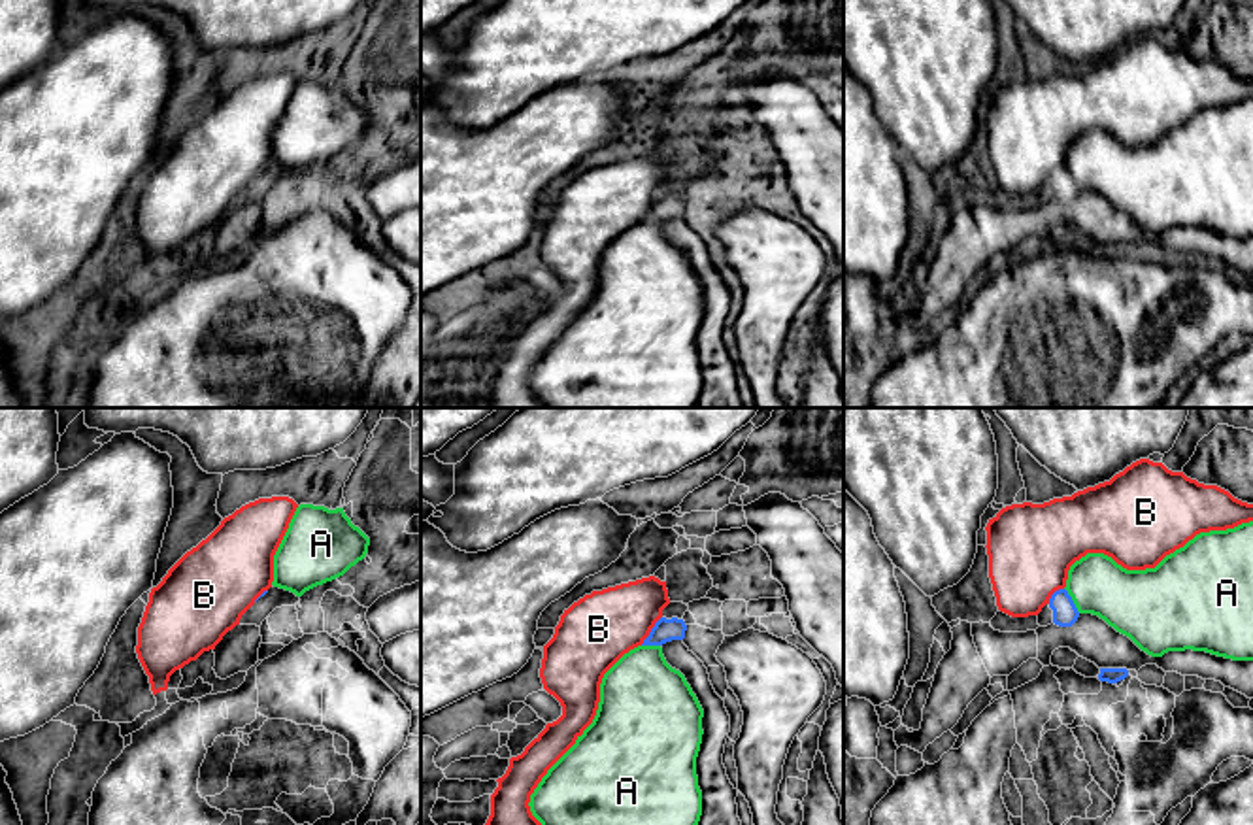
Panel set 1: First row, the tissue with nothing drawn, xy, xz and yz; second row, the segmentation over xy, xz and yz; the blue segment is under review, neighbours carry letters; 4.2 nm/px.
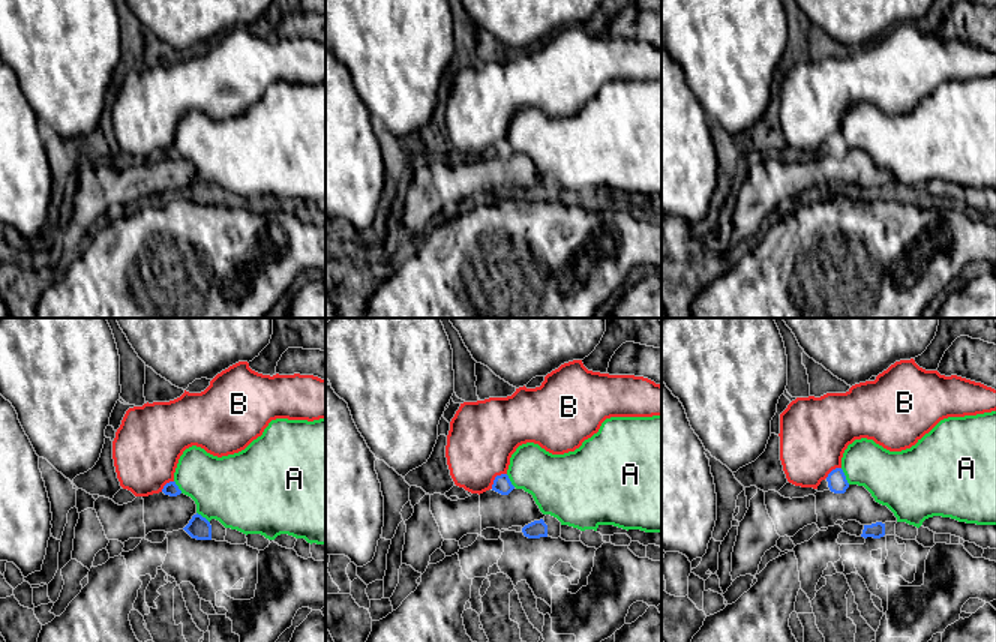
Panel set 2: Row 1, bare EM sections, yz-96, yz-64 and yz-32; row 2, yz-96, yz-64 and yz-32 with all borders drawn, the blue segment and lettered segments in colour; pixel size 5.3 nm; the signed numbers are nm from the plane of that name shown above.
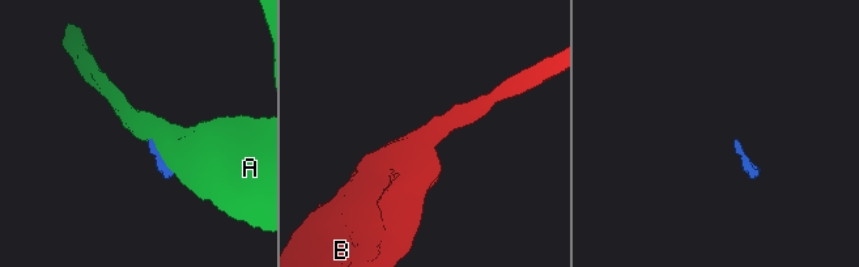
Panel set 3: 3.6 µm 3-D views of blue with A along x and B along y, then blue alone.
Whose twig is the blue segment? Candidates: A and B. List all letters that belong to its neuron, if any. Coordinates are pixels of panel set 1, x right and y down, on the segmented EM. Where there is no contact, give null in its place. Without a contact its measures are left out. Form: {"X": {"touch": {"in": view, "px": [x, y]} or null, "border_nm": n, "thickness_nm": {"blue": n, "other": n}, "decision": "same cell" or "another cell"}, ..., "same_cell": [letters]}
{"A": {"touch": {"in": "yz", "px": [1072, 601]}, "border_nm": 130, "thickness_nm": {"blue": 110, "other": 280}, "decision": "another cell"}, "B": {"touch": {"in": "xz", "px": [651, 631]}, "border_nm": 160, "thickness_nm": {"blue": 100, "other": 300}, "decision": "another cell"}, "same_cell": []}

